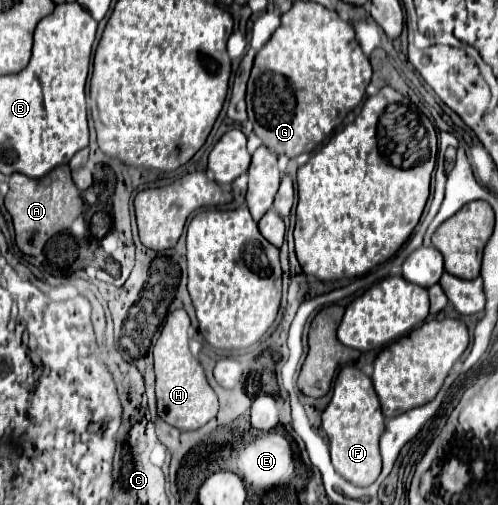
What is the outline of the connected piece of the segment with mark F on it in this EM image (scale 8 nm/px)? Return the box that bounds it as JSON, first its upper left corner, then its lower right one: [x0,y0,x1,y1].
[322,367,384,485]

